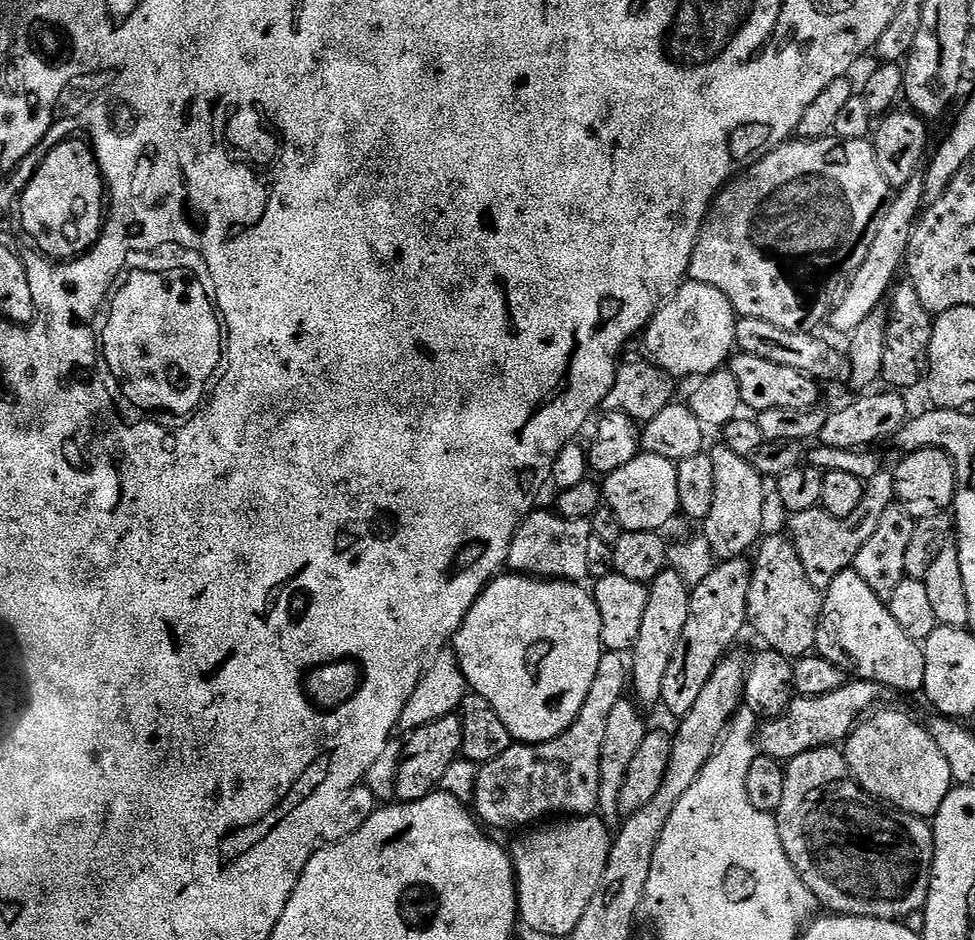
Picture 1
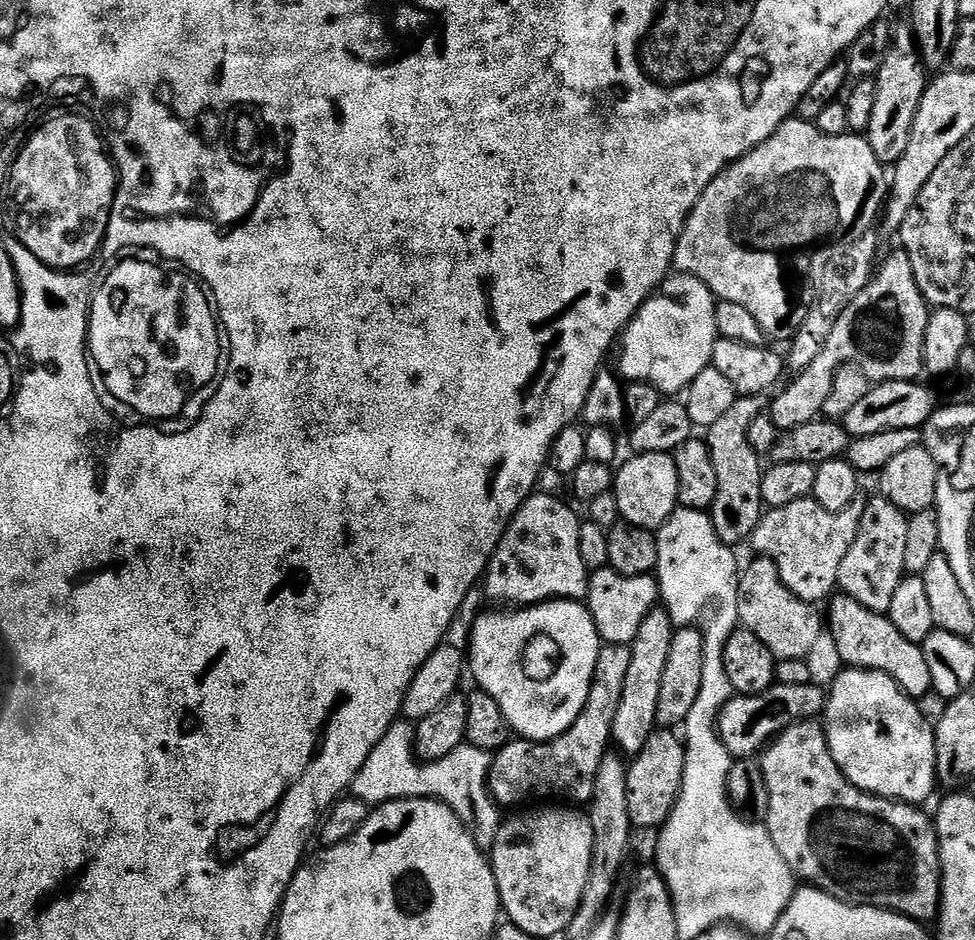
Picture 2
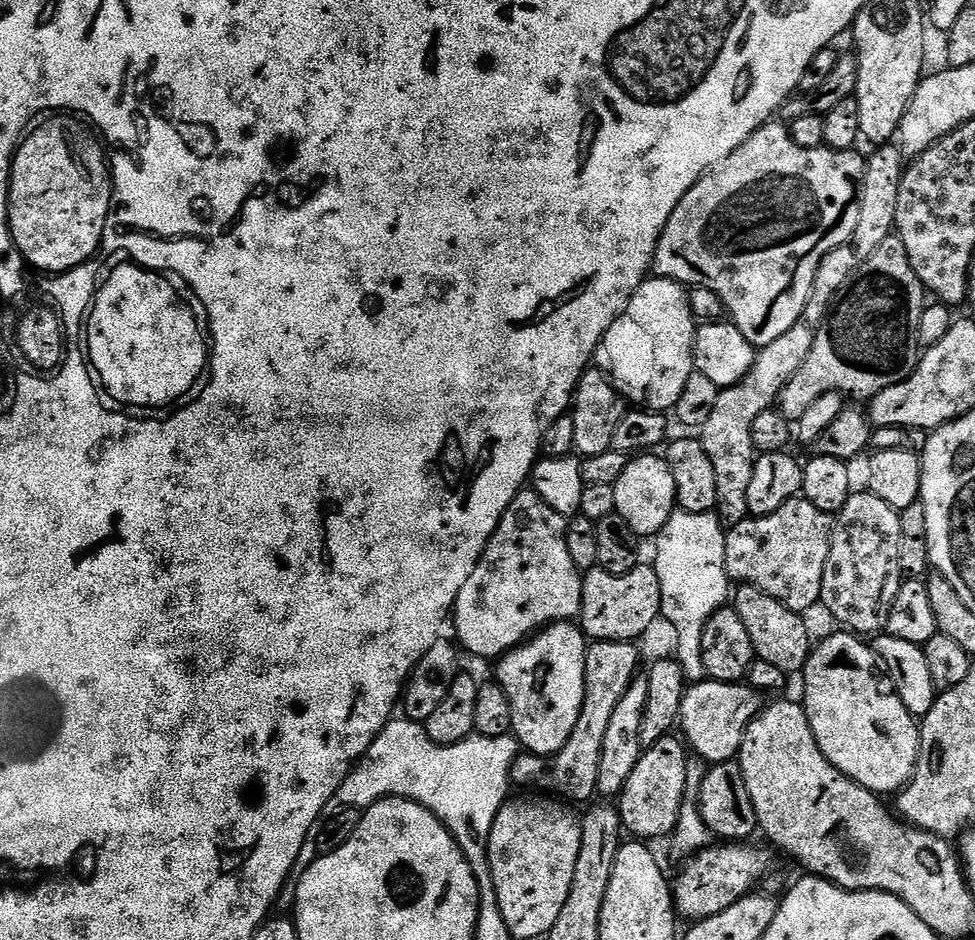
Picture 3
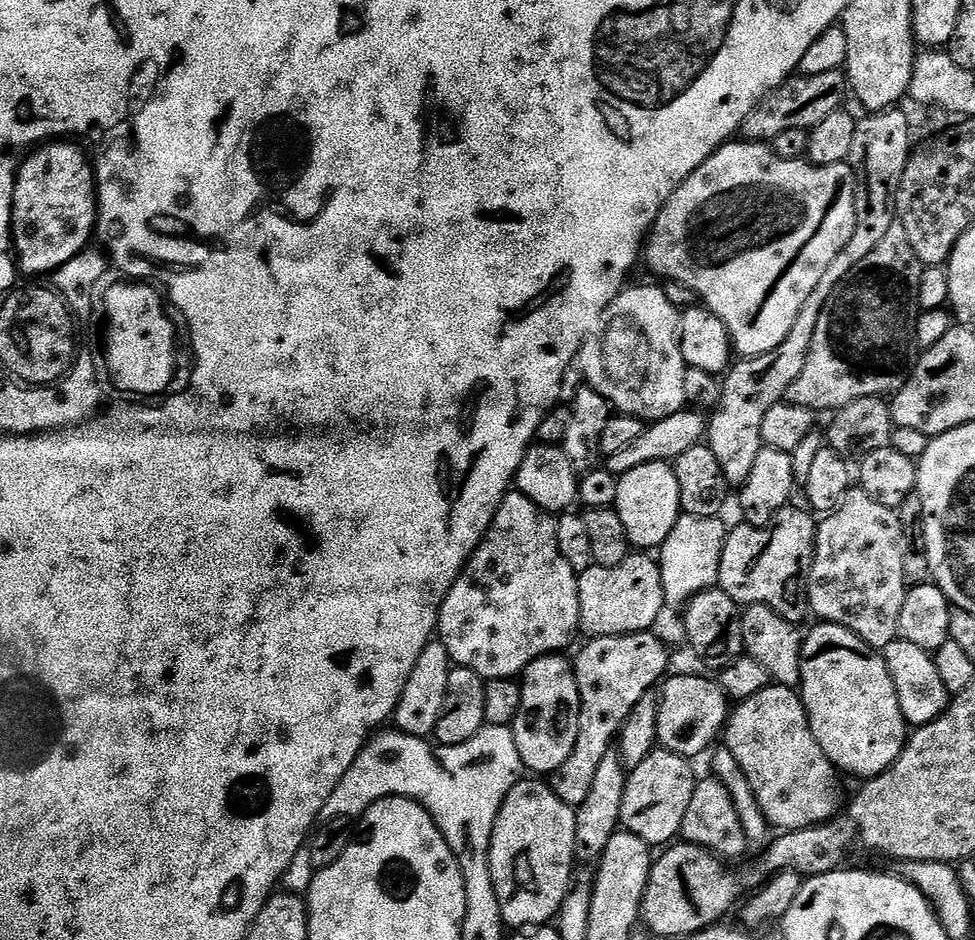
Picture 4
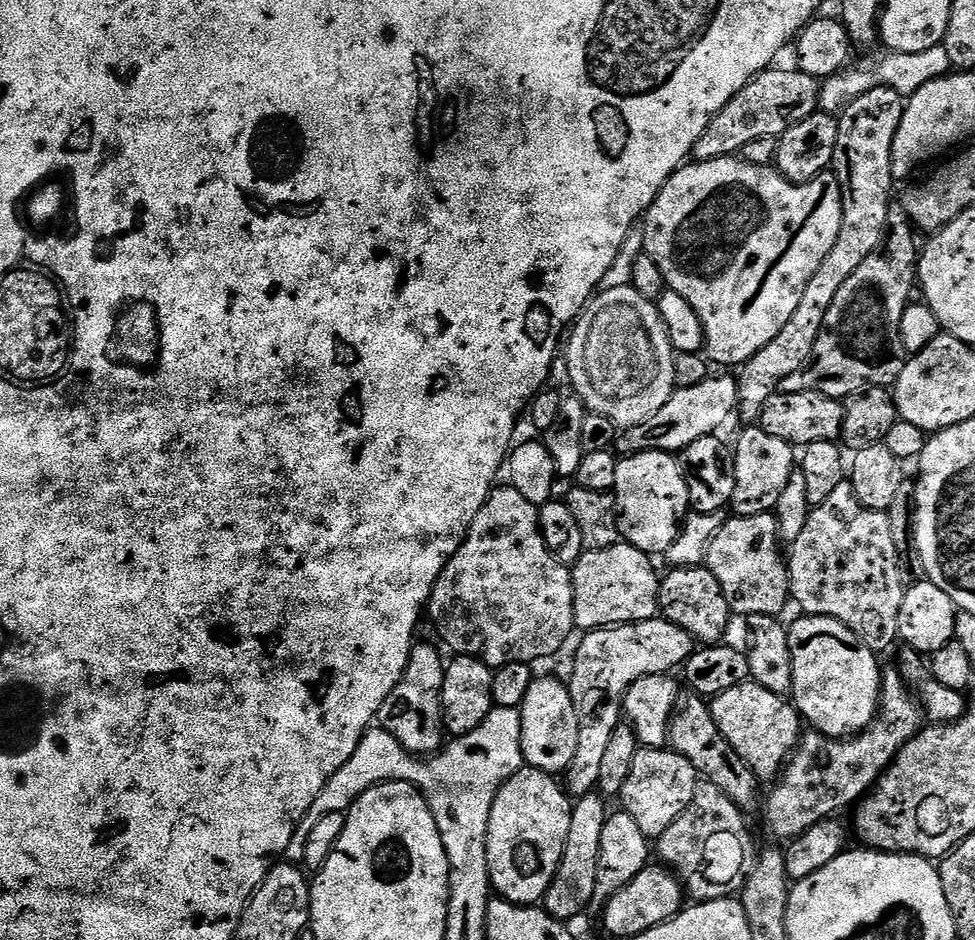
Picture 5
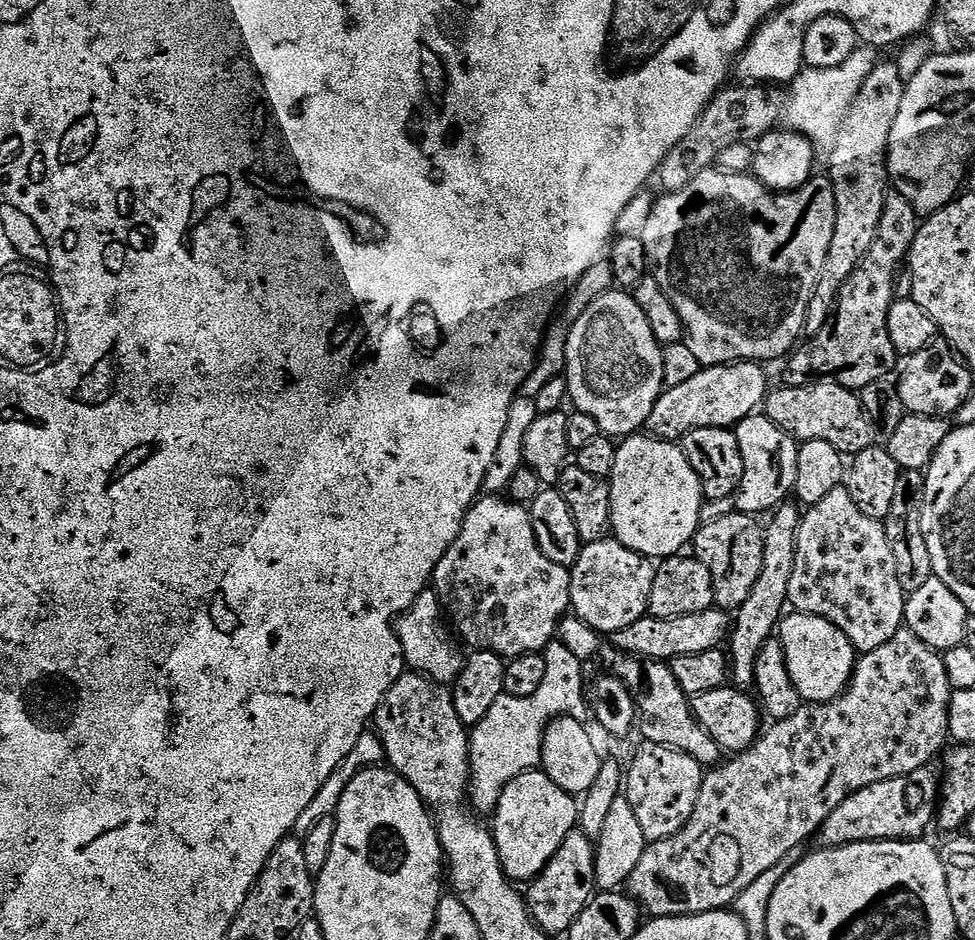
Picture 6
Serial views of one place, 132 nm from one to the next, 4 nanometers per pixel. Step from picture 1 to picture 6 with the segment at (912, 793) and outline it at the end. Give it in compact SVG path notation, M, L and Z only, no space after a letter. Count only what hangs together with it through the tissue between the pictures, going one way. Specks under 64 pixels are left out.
M793 611L781 619L778 638L786 650L787 666L801 701L825 704L837 700L848 689L852 674L858 667L858 653L850 638L846 638L846 634L838 630L838 626L834 626L826 618Z

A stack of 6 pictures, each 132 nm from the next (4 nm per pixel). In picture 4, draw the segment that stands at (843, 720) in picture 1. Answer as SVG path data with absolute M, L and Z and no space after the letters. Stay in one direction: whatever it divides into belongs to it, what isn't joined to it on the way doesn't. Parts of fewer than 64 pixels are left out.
M671 676L658 688L656 739L665 752L673 752L685 758L700 756L721 739L730 715L730 701L715 679L707 680L704 676Z

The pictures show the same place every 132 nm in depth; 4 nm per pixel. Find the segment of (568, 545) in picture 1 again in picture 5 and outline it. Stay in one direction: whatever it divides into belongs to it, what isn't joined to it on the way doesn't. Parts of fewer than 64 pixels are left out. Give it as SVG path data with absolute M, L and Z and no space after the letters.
M513 486L500 487L493 487L491 494L488 496L488 501L482 506L482 510L478 510L478 518L474 518L474 522L468 527L468 537L462 542L460 549L452 555L450 562L442 570L442 574L432 591L432 597L426 605L427 619L432 619L437 634L444 639L445 645L443 644L443 647L445 649L447 649L446 647L453 648L451 651L457 656L477 656L482 662L489 664L493 670L514 662L535 665L536 660L544 660L547 656L554 655L567 642L568 635L574 632L576 628L572 573L565 565L558 563L554 558L554 554L550 554L550 550L540 533L539 507L528 502Z

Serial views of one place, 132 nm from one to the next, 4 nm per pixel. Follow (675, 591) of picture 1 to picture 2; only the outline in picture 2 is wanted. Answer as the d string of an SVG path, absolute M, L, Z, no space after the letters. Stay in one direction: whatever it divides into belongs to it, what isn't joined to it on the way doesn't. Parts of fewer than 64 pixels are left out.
M657 606L650 614L646 614L646 622L642 622L630 646L632 653L626 673L626 687L622 690L622 702L618 702L618 714L614 714L611 739L611 743L625 757L636 757L642 746L646 746L650 734L657 731L658 693L662 687L662 670L666 670L666 658L670 654L673 631L672 620L663 607Z

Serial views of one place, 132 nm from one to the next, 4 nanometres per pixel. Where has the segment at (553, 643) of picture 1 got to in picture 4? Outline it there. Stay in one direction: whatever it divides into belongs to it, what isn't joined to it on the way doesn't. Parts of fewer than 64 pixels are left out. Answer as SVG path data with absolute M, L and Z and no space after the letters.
M560 654L538 657L531 666L524 669L520 686L520 705L518 714L512 719L510 725L514 734L514 742L518 746L520 763L532 774L551 774L557 772L570 758L574 750L574 742L578 738L578 726L580 725L580 695L576 685L576 674L571 663L564 661L565 657Z

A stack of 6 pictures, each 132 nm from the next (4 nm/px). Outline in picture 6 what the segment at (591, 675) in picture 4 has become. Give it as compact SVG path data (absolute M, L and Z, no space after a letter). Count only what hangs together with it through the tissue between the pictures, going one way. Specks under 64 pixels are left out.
M713 606L705 612L669 620L649 614L644 619L634 622L634 626L615 633L614 640L618 647L625 648L628 651L625 653L631 654L633 657L647 658L652 662L671 662L679 656L693 656L702 654L706 650L720 648L729 639L729 636L729 613Z

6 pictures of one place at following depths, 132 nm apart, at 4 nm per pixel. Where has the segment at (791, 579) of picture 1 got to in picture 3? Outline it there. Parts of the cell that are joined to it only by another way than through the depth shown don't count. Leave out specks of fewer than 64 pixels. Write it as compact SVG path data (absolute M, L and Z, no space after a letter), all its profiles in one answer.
M752 584L735 589L734 607L742 618L742 626L746 626L746 634L750 634L750 642L759 659L770 662L770 666L778 666L778 670L785 674L803 673L804 663L808 660L814 644L813 641L808 641L808 628L804 625L805 617L801 613L792 612L782 606L782 602L770 598L770 594L758 590Z

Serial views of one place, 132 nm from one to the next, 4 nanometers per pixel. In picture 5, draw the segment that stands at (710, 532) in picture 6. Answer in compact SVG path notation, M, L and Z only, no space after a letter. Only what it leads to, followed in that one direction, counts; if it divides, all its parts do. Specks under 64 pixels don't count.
M763 512L753 516L733 515L713 537L707 551L706 567L714 574L714 578L718 578L718 586L722 586L722 594L726 594L726 602L737 617L779 617L780 611L790 604L788 566L785 553L780 553L780 548L782 549L780 527L772 512Z

